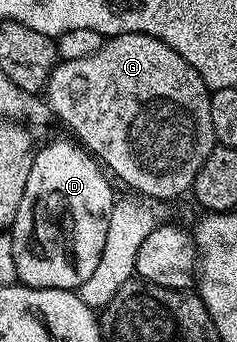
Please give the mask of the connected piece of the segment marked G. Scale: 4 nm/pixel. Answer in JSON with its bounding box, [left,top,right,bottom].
[44,33,216,201]

